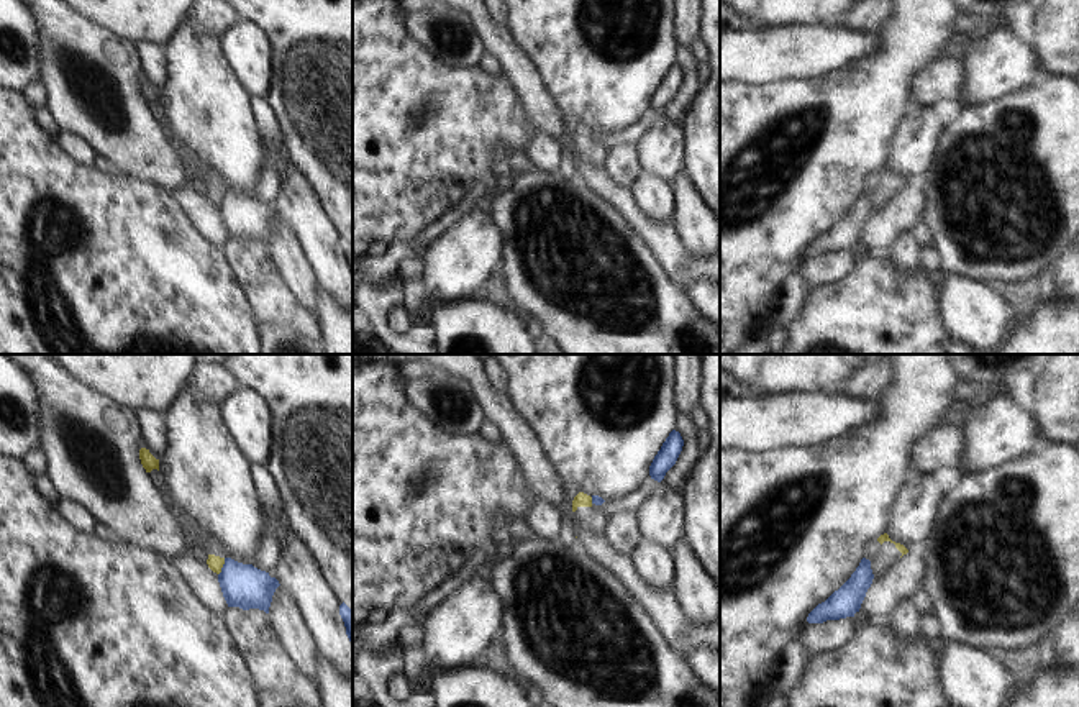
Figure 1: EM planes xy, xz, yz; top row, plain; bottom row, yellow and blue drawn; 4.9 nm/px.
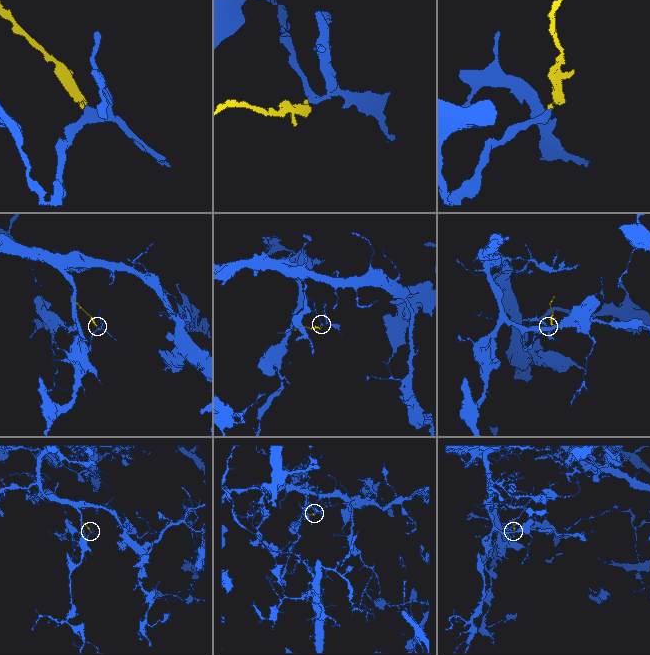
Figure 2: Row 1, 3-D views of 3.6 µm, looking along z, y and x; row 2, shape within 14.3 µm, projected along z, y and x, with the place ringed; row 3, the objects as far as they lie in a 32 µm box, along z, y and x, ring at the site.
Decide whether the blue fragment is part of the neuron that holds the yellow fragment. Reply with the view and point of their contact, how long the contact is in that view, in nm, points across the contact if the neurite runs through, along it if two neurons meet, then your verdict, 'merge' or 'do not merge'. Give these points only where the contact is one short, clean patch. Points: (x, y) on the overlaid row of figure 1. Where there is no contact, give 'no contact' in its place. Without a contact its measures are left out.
contact xy (222, 566); length 90 nm; border xy (225, 558), (218, 574); do not merge

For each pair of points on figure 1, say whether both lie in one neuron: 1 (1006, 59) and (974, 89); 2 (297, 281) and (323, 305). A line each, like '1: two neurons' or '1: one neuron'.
1: one neuron
2: two neurons

